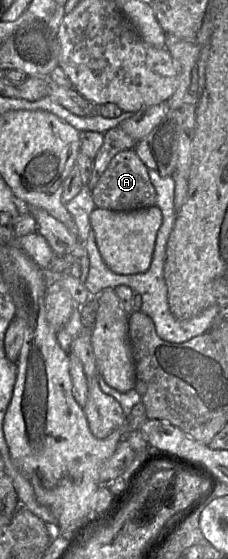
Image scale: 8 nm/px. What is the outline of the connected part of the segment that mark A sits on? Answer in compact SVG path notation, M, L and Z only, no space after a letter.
M134 148L117 153L103 172L91 195L95 207L114 211L132 211L156 206L156 191L150 181L148 168L137 156Z

